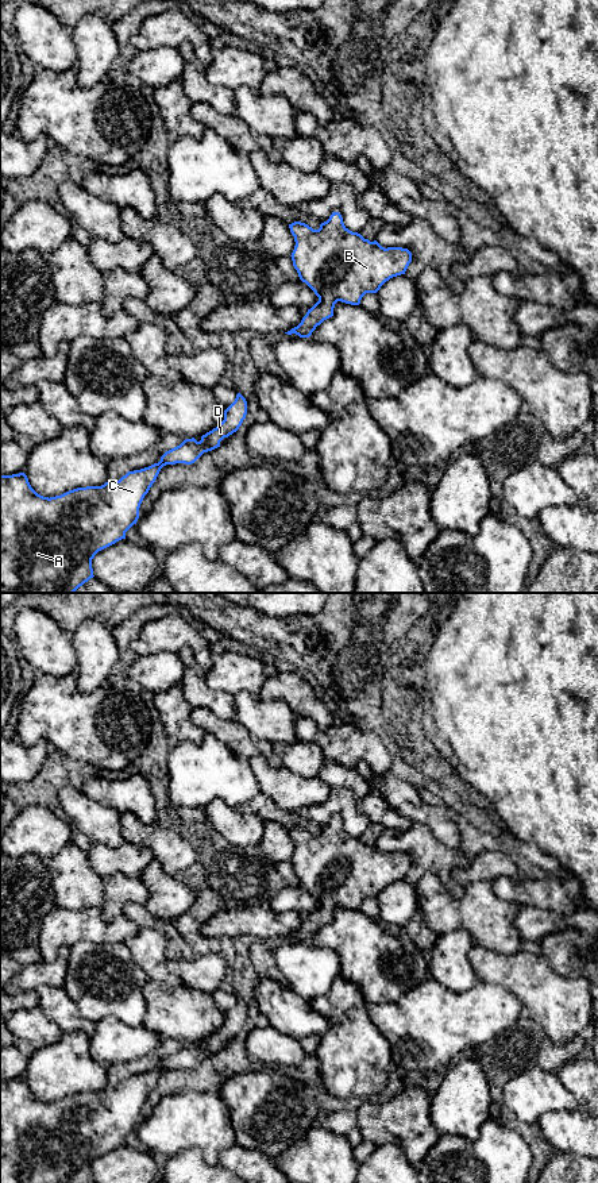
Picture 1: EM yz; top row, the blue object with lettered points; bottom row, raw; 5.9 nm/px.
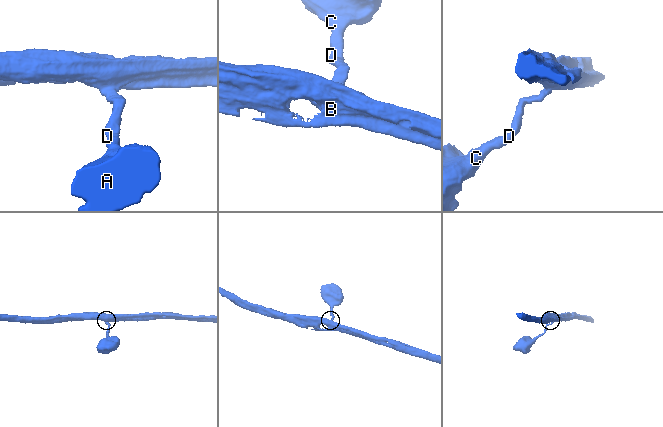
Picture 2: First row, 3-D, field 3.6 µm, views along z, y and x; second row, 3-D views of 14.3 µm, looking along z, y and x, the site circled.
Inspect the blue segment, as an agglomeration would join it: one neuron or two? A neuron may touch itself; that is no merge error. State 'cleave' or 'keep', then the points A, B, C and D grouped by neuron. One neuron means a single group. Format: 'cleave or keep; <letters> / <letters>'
keep; A B C D

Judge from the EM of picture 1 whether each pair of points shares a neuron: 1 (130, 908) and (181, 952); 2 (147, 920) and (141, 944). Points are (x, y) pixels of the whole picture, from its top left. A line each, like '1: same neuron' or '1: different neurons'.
1: same neuron
2: different neurons

